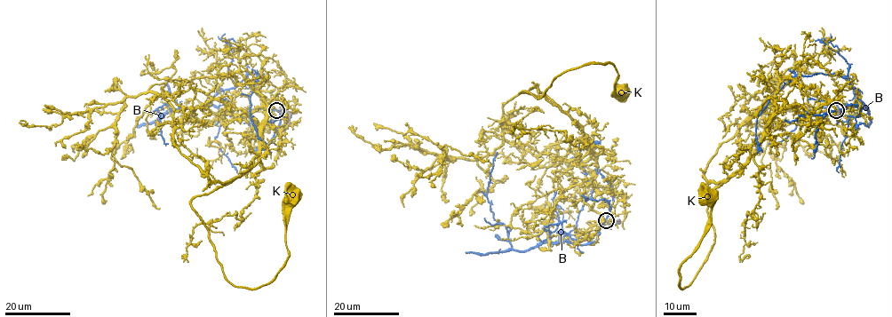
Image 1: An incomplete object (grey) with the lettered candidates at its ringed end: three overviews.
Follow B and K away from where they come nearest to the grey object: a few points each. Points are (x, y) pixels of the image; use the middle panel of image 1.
B: (606, 221), (592, 242), (540, 243), (556, 242), (575, 229), (593, 190), (578, 143), (601, 140)
K: (606, 220), (592, 209), (590, 138), (544, 96), (521, 92), (540, 98), (564, 72), (610, 63), (621, 94)

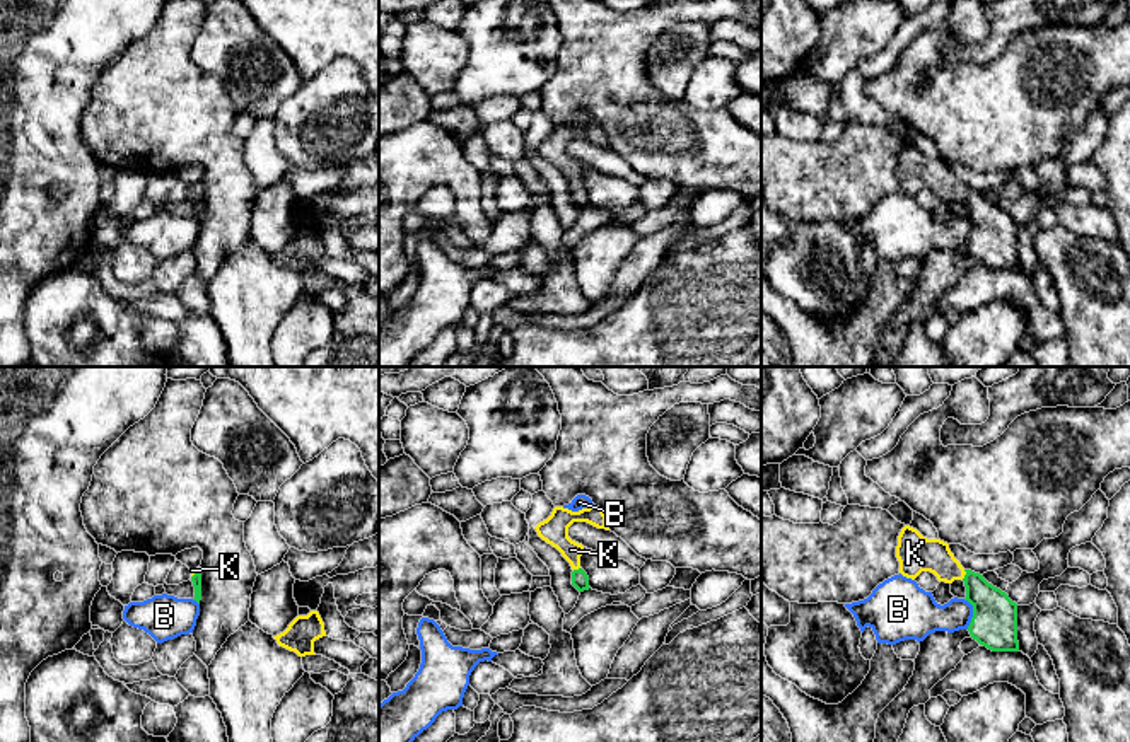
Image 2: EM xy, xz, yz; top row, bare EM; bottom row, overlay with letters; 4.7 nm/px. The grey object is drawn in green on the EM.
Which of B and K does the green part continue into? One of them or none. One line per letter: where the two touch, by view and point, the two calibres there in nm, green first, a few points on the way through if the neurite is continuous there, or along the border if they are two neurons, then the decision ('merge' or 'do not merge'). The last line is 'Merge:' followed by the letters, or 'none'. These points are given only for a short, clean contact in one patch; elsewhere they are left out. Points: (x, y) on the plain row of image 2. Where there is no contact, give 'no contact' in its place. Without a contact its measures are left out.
B: meets green in yz at (973, 231); 220 nm thick on the green side, 190 nm on the other; border along yz (963, 217), (972, 224), (972, 239), (966, 246); do not merge
K: meets green in yz at (965, 193); 220 nm thick on the green side, 170 nm on the other; runs through yz (994, 237), (990, 222), (965, 193), (934, 173), (917, 171); merge
Merge: K

